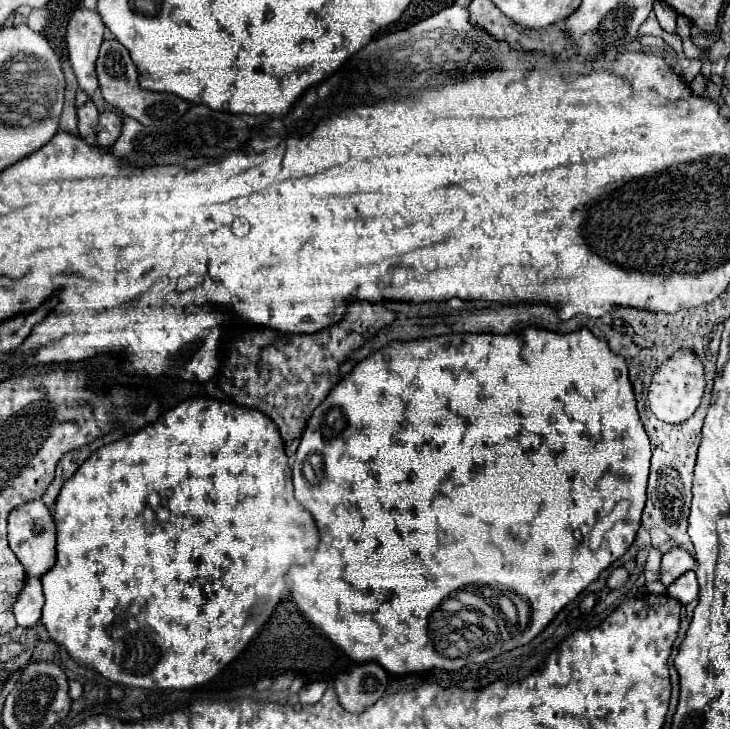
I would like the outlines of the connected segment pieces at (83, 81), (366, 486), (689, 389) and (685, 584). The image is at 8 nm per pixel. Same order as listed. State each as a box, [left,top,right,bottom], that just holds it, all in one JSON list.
[[66,7,104,97],[286,327,650,673],[648,353,706,423],[668,571,698,603]]

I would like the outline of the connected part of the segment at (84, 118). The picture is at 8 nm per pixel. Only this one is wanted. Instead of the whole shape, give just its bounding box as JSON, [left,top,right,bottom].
[78,101,98,141]

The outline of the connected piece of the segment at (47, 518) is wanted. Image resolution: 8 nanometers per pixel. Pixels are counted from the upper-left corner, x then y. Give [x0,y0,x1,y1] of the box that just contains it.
[8,499,56,577]

